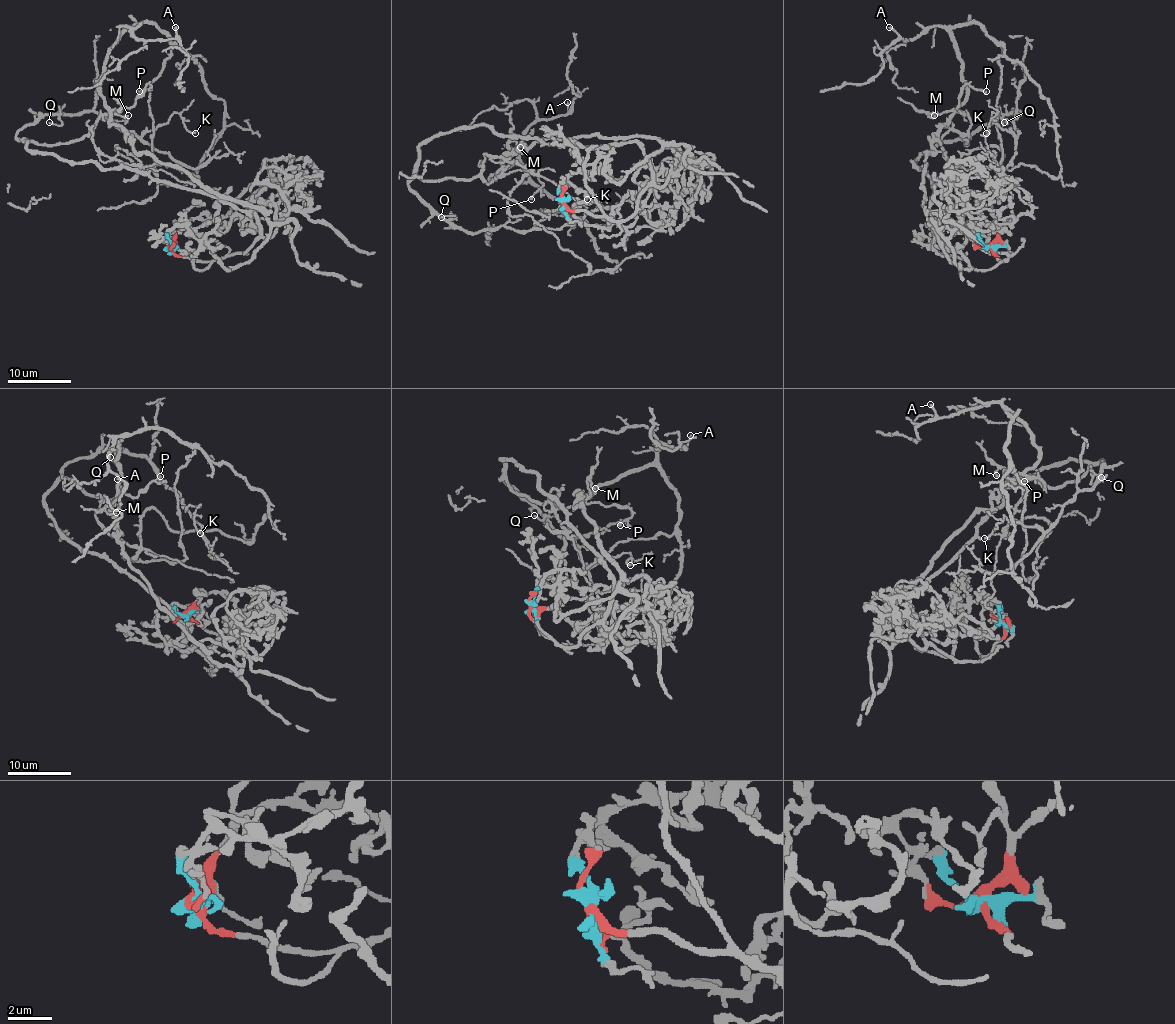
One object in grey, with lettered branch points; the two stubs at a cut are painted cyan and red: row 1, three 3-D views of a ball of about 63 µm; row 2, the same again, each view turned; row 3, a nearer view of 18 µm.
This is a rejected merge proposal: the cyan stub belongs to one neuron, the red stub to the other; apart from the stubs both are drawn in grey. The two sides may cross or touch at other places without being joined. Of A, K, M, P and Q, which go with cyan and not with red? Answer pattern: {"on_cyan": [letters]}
{"on_cyan": ["A"]}

